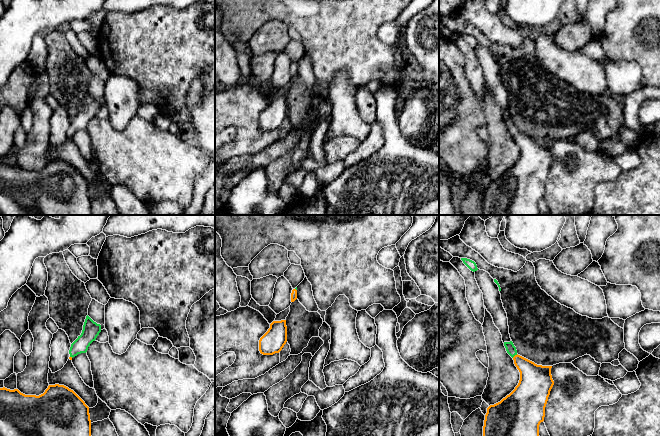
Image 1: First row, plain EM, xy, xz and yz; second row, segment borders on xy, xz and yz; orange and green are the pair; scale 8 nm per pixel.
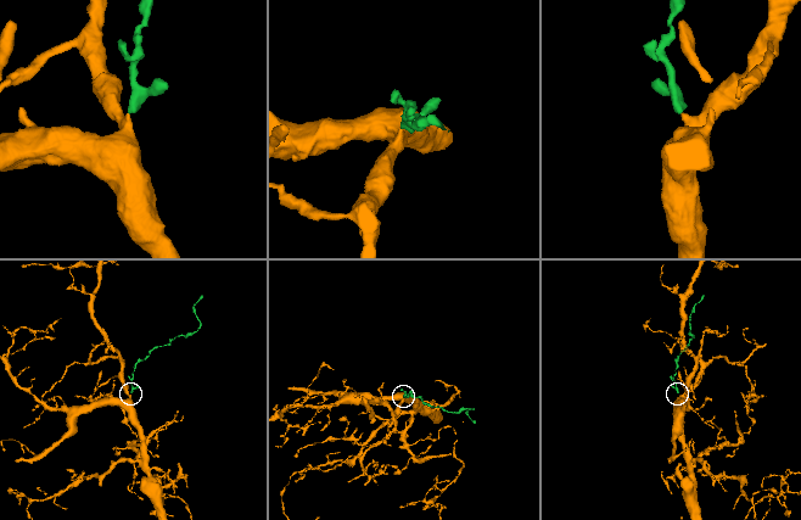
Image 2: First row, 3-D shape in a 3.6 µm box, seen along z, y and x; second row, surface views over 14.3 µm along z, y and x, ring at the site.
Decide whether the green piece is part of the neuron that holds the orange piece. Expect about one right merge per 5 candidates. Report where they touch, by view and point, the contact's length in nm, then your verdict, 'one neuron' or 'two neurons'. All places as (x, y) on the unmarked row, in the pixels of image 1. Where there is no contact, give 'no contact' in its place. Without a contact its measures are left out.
yz (515, 131) | 50 nm | one neuron

